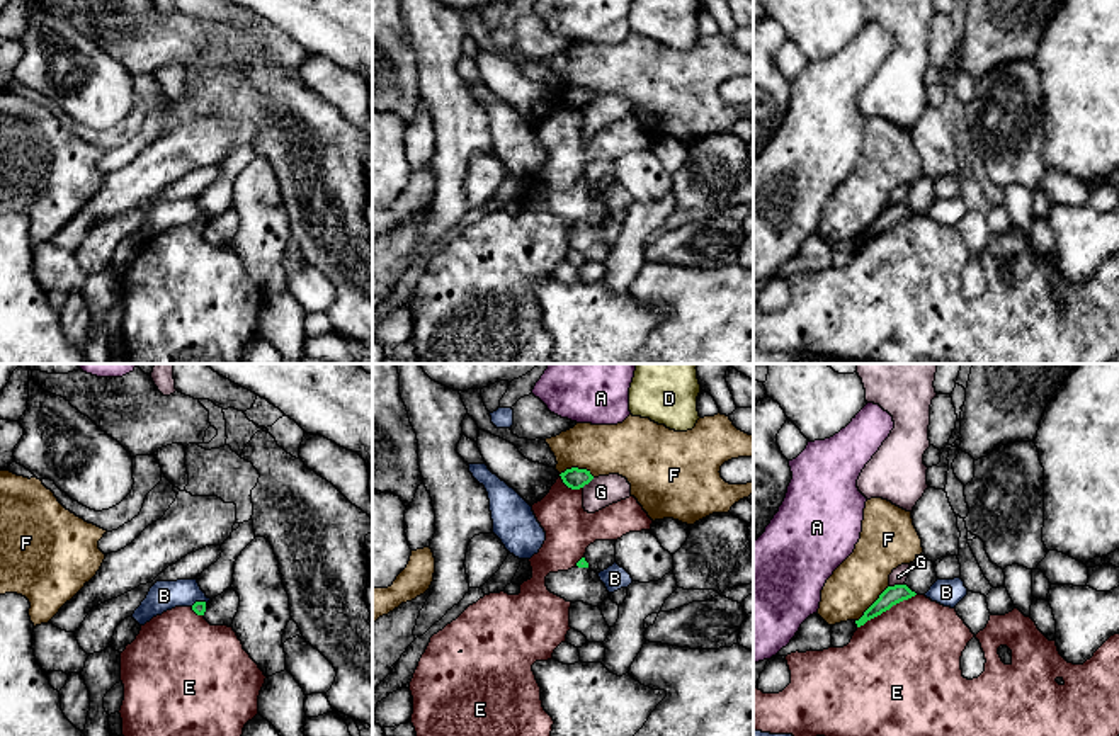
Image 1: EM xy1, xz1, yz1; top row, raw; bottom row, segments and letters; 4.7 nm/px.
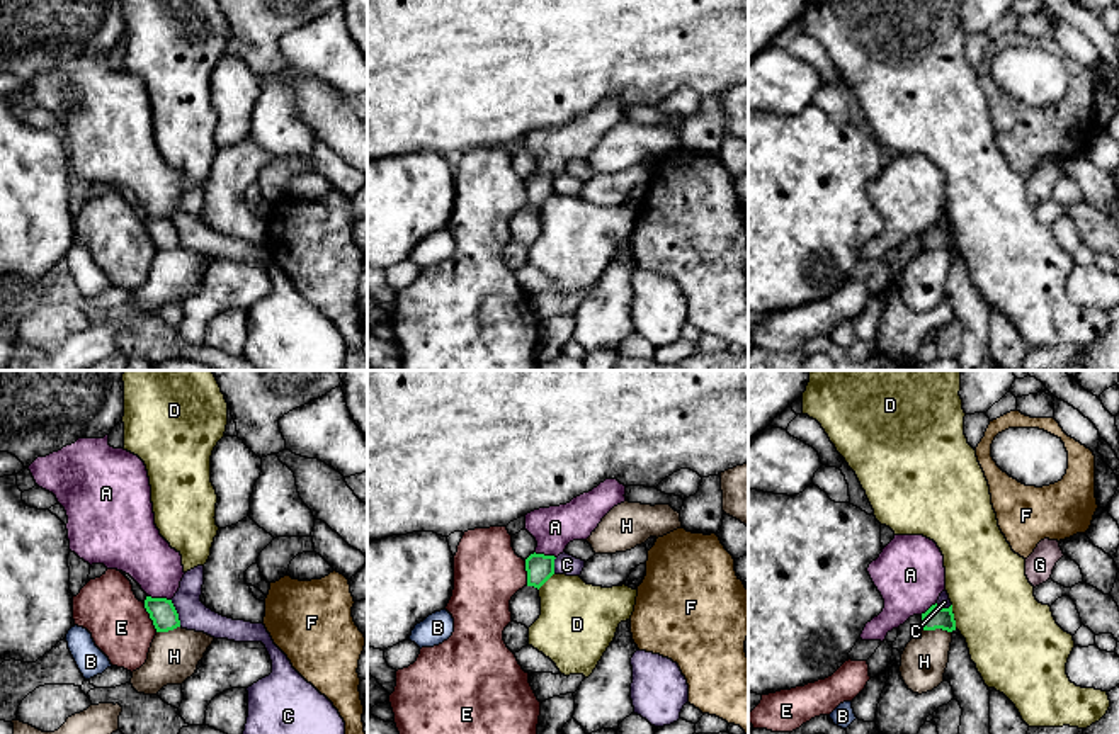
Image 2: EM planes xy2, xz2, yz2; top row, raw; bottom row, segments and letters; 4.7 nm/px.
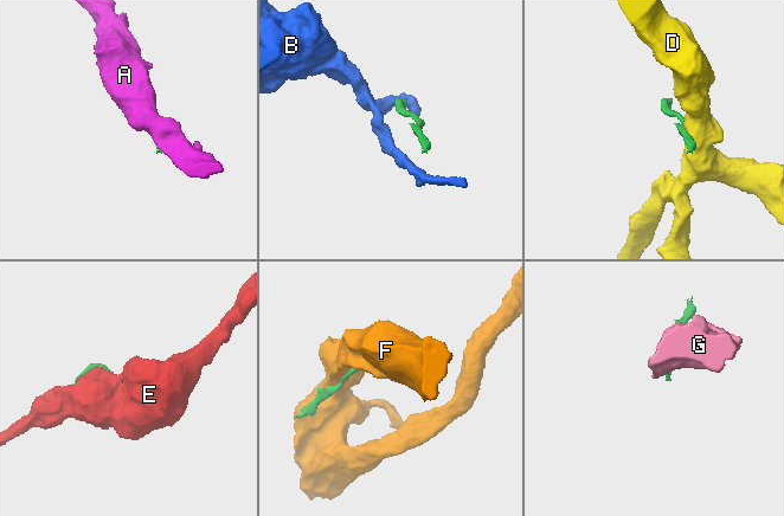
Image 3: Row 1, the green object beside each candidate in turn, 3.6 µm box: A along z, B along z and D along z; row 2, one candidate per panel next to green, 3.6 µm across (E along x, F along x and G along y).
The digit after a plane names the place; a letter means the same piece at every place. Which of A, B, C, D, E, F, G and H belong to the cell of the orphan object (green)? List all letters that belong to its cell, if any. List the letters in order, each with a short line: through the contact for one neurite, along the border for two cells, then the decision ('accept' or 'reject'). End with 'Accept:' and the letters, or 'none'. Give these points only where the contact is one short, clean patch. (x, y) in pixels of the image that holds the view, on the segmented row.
A: reject
B: line xy1 (206, 602), (191, 605); reject
C: line xy2 (170, 600), (181, 626); reject
D: line yz2 (951, 605), (956, 627); reject
E: reject
F: reject
G: reject
H: line yz2 (924, 629), (946, 629), (951, 632); reject
Accept: none

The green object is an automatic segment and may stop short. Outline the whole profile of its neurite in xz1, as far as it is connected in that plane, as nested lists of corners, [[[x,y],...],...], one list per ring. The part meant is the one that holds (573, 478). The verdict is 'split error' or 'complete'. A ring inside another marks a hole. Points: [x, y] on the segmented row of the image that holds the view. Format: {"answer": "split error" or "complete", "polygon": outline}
{"answer": "complete", "polygon": [[[571,467],[560,474],[563,483],[571,490],[580,490],[588,484],[594,476],[587,469]]]}

